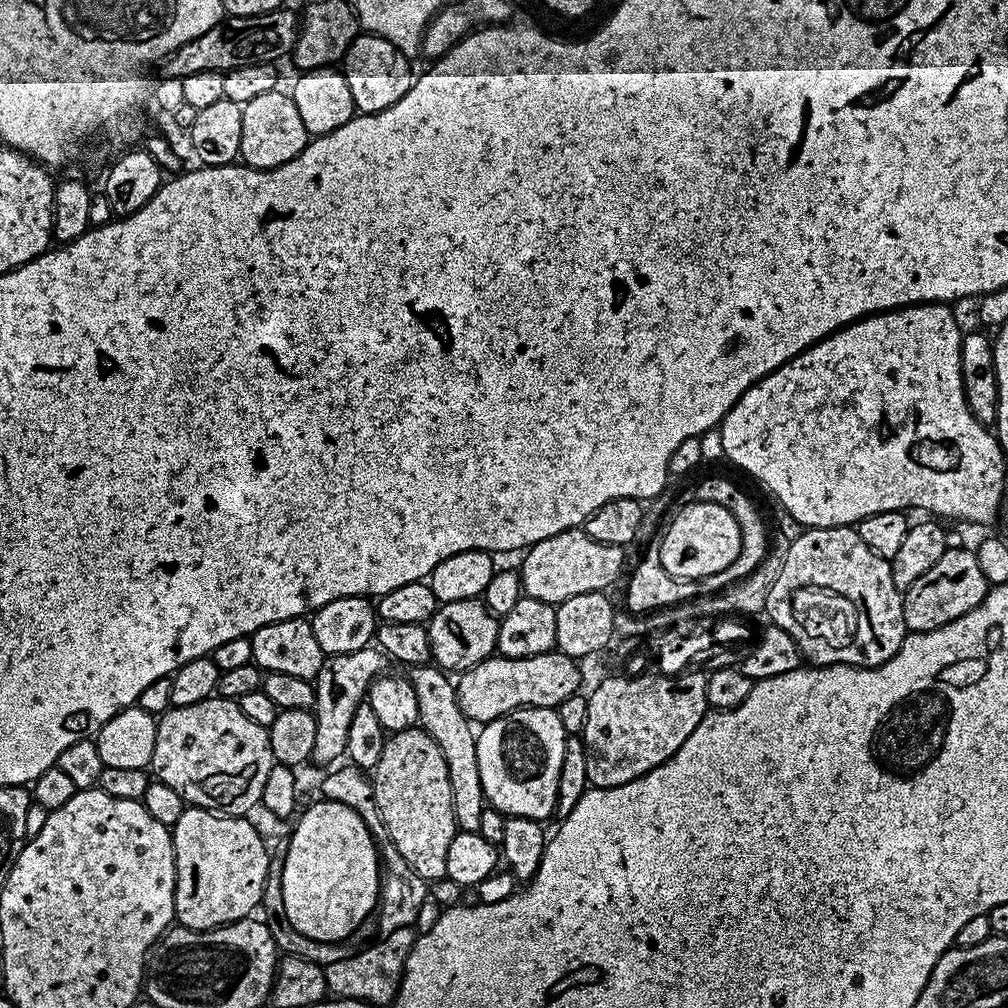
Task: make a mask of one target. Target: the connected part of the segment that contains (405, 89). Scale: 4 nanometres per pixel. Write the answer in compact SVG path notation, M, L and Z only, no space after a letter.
M361 34L346 50L342 61L342 71L346 78L346 86L350 86L350 98L354 98L357 113L381 112L398 98L407 94L414 83L413 61L402 55L386 38L371 34Z

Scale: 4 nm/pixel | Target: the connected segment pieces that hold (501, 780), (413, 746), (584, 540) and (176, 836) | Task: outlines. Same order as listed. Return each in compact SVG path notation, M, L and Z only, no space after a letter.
M516 708L513 712L508 712L504 716L499 716L496 720L483 725L479 729L476 737L478 746L478 774L482 774L482 790L484 791L485 801L491 807L497 808L499 812L504 813L505 817L521 816L522 818L546 821L547 816L551 817L556 811L556 795L558 794L558 774L562 770L562 754L564 753L564 741L566 733L562 726L562 718L559 711L554 708Z
M423 728L393 732L385 739L382 758L371 773L374 802L388 831L387 839L410 862L412 869L429 882L446 877L446 854L457 834L450 774L442 750Z
M583 527L554 534L523 553L524 561L518 565L523 595L558 605L566 598L574 598L574 594L604 592L619 578L624 568L624 554L624 548L594 542Z
M188 806L185 807L184 813L182 814L182 818L178 818L178 822L171 829L171 833L172 845L174 846L174 850L176 851L176 920L179 921L179 923L183 925L183 927L191 928L194 932L207 932L210 928L219 928L226 924L232 924L235 922L235 920L243 920L245 918L251 917L253 913L255 913L252 911L254 911L256 907L256 911L261 907L262 901L265 899L265 897L263 898L263 896L266 896L266 888L264 892L264 883L266 883L268 880L268 848L266 845L264 845L264 840L262 837L260 837L259 830L256 829L250 821L248 821L248 818L245 818L244 816L226 816L219 812L213 812L207 808L197 808L195 806Z

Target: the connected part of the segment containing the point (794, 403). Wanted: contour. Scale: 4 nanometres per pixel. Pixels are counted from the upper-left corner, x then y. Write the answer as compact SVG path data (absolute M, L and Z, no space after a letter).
M944 302L934 304L910 304L906 308L893 308L891 312L877 312L869 314L863 320L856 320L853 324L847 324L846 327L832 332L825 340L820 340L817 344L811 344L805 352L800 352L793 360L787 360L782 366L778 366L778 370L774 370L770 374L763 376L759 382L752 384L742 394L742 398L738 398L738 402L734 402L734 406L724 415L723 420L718 425L718 431L722 438L722 450L725 457L730 461L733 460L738 467L744 472L749 472L756 480L761 480L770 491L776 495L776 500L797 520L798 523L804 524L805 529L810 528L842 528L845 526L855 526L860 523L862 518L866 518L870 514L882 514L883 512L904 512L908 508L925 508L925 513L931 514L936 518L944 518L940 516L949 516L952 520L965 520L968 524L992 524L996 520L996 515L1000 512L1000 503L1004 500L1004 460L1006 454L1000 449L1000 442L995 435L985 425L981 424L978 418L974 418L974 414L968 408L968 403L964 397L964 387L962 386L962 374L960 373L960 342L962 339L962 331L960 332L960 324L956 321L956 316L951 312L949 305Z

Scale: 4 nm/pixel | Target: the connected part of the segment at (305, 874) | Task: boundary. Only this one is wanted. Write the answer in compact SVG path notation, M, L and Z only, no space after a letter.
M323 798L317 799L317 804L312 804L304 813L299 813L300 821L296 824L296 829L292 832L292 841L288 844L288 853L284 856L284 869L280 872L280 880L278 887L282 890L282 902L286 902L286 918L290 918L290 922L302 934L306 934L315 940L326 940L329 942L347 941L347 936L367 918L373 915L374 909L377 907L380 898L380 883L382 881L382 864L378 859L378 844L374 839L372 832L366 826L366 822L357 812L350 806L346 806L342 802L334 802Z

